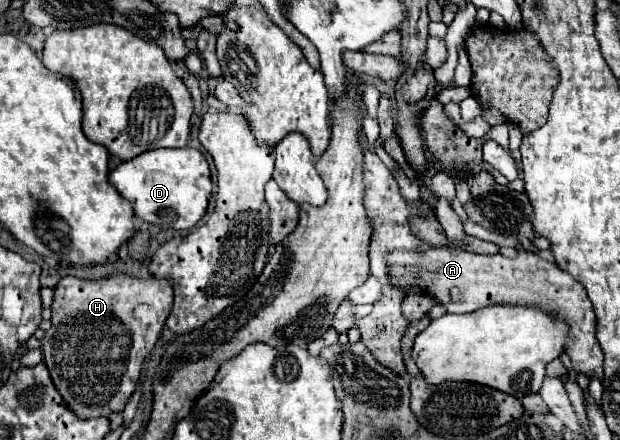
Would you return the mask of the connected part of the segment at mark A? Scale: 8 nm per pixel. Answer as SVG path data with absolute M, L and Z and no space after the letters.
M430 248L424 250L392 250L384 256L388 264L390 284L396 288L420 288L420 292L432 296L436 304L442 304L446 312L464 314L492 304L508 306L532 306L546 310L554 318L562 318L568 324L566 354L570 356L572 370L584 372L590 378L602 378L602 348L596 340L596 314L586 288L574 280L568 272L560 270L554 262L542 260L530 252L518 252L516 258L506 256L480 256L460 248Z

